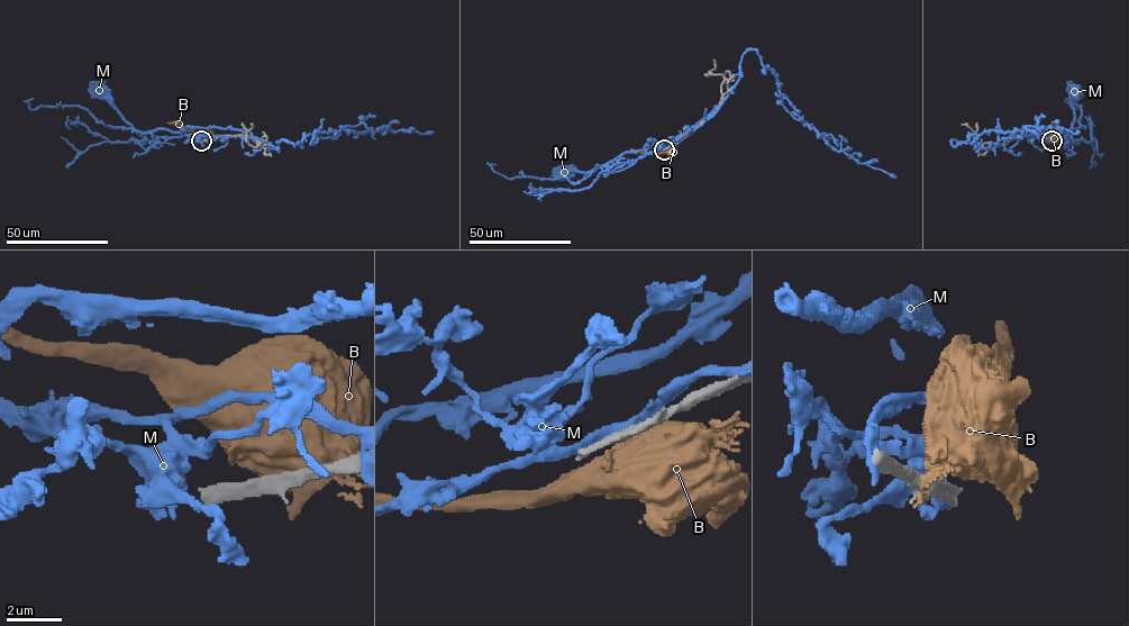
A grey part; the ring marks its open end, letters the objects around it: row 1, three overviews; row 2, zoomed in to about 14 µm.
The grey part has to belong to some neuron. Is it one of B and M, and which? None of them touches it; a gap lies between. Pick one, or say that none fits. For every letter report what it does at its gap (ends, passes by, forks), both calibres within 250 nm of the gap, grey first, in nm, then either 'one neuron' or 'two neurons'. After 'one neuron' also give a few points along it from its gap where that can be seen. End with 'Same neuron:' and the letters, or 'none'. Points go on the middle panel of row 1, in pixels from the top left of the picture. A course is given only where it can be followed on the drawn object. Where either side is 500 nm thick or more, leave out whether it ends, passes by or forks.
B: 420 nm thick on the grey side, 500 nm on the other; two neurons
M: 420 nm thick on the grey side, 650 nm on the other; two neurons
Same neuron: none

